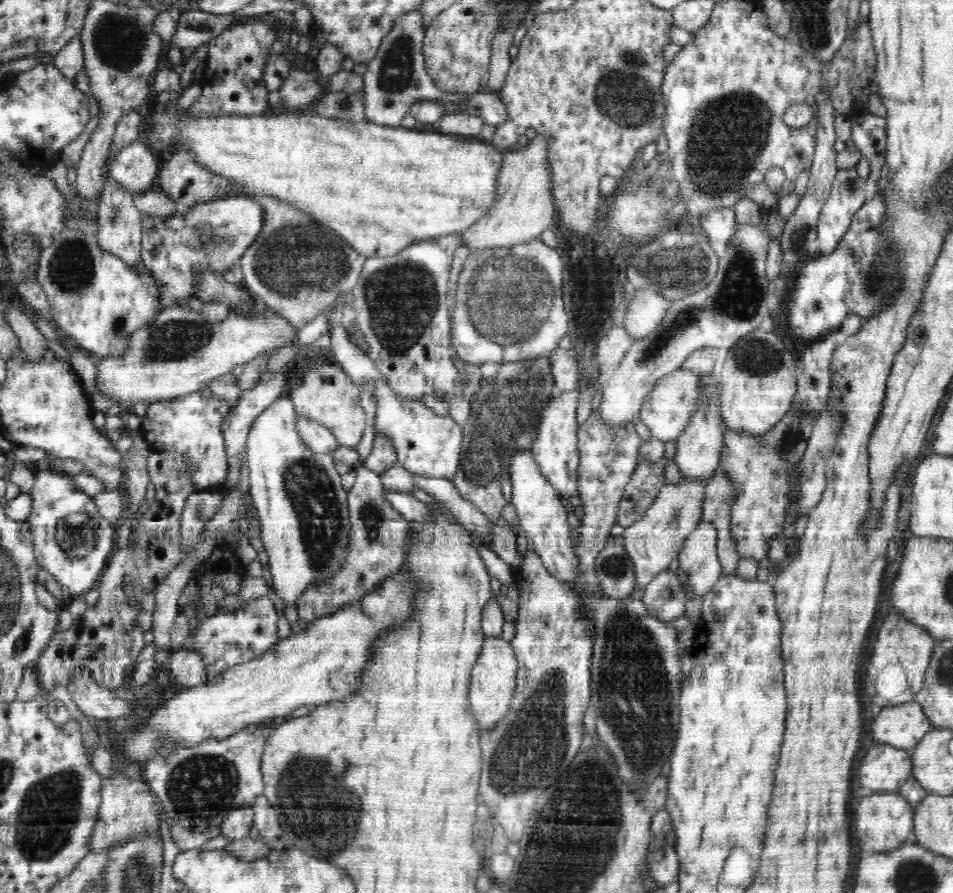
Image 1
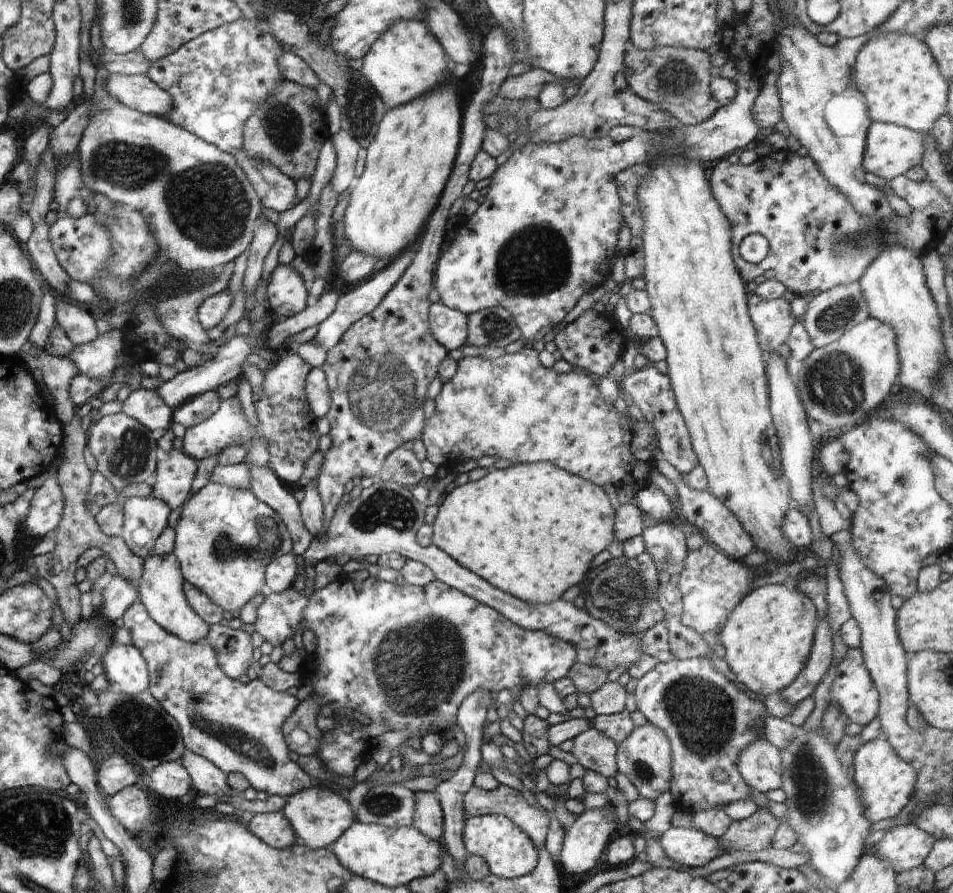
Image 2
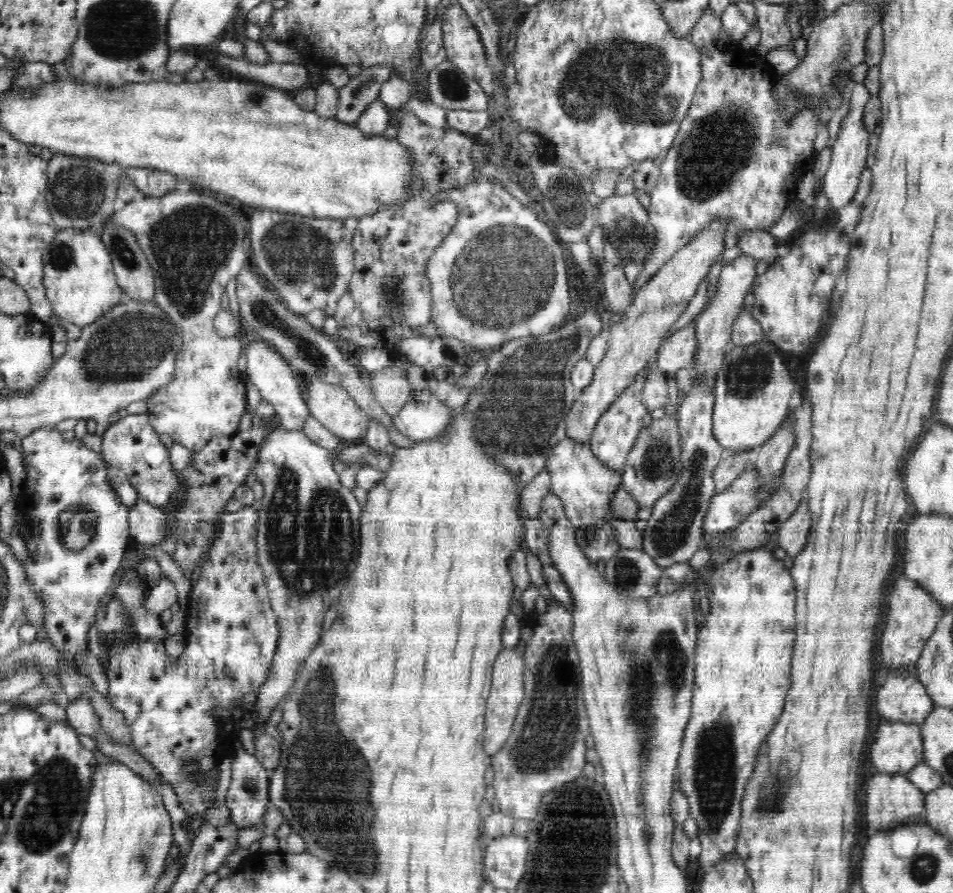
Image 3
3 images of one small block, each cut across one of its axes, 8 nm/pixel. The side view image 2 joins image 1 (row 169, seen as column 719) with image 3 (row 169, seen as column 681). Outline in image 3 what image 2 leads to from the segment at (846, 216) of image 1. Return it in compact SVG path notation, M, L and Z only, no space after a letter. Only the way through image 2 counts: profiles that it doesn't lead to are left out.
M855 83L852 85L849 113L840 126L837 139L832 142L831 164L827 168L824 176L822 190L830 201L830 207L836 209L836 211L854 198L856 189L858 188L860 174L867 168L866 162L870 134L868 133L868 129L864 127L864 108L866 108L870 97L870 92L866 89L864 83Z

